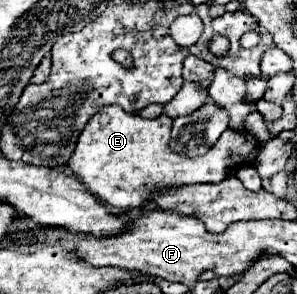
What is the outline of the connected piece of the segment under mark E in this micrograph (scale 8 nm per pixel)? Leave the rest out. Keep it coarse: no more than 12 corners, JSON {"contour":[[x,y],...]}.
{"contour":[[104,106],[64,166],[128,210],[154,188],[222,182],[258,142],[226,130],[204,156],[168,146],[172,118]]}

